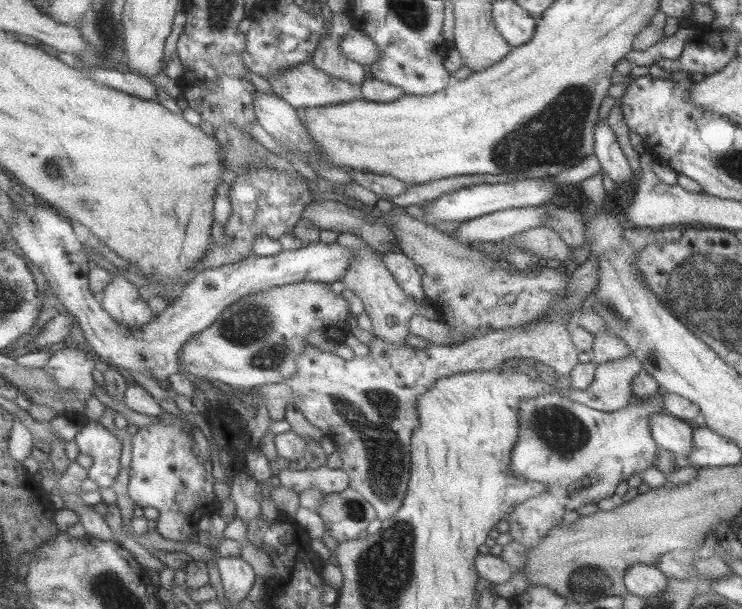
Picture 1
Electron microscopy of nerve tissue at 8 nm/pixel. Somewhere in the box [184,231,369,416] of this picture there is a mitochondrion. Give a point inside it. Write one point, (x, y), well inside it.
(248, 328)

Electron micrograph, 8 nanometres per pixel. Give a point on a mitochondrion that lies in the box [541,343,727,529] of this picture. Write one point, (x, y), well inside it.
(653, 356)

